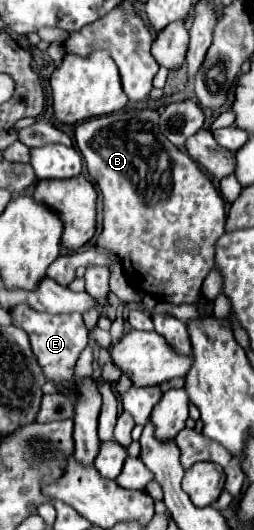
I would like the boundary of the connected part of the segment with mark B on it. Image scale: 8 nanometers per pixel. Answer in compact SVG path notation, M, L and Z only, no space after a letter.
M126 110L126 112L114 112L114 114L108 114L108 116L100 116L100 118L90 118L82 124L76 126L76 144L86 160L86 168L90 172L90 176L94 178L94 182L98 184L100 192L102 192L102 198L104 198L104 210L102 210L102 216L104 216L104 224L102 224L102 232L96 240L96 246L98 248L104 248L104 250L112 250L118 254L122 266L124 266L124 272L126 272L126 278L128 282L132 284L132 288L144 292L144 294L151 294L158 300L168 302L171 304L190 304L194 305L194 302L200 298L200 288L202 288L202 282L204 278L208 276L208 272L212 270L212 256L214 256L214 244L218 240L220 234L224 234L224 224L226 224L226 212L224 212L224 200L220 198L220 194L216 192L210 176L180 148L176 148L174 144L168 144L168 138L160 132L160 126L158 126L158 112L156 110Z

